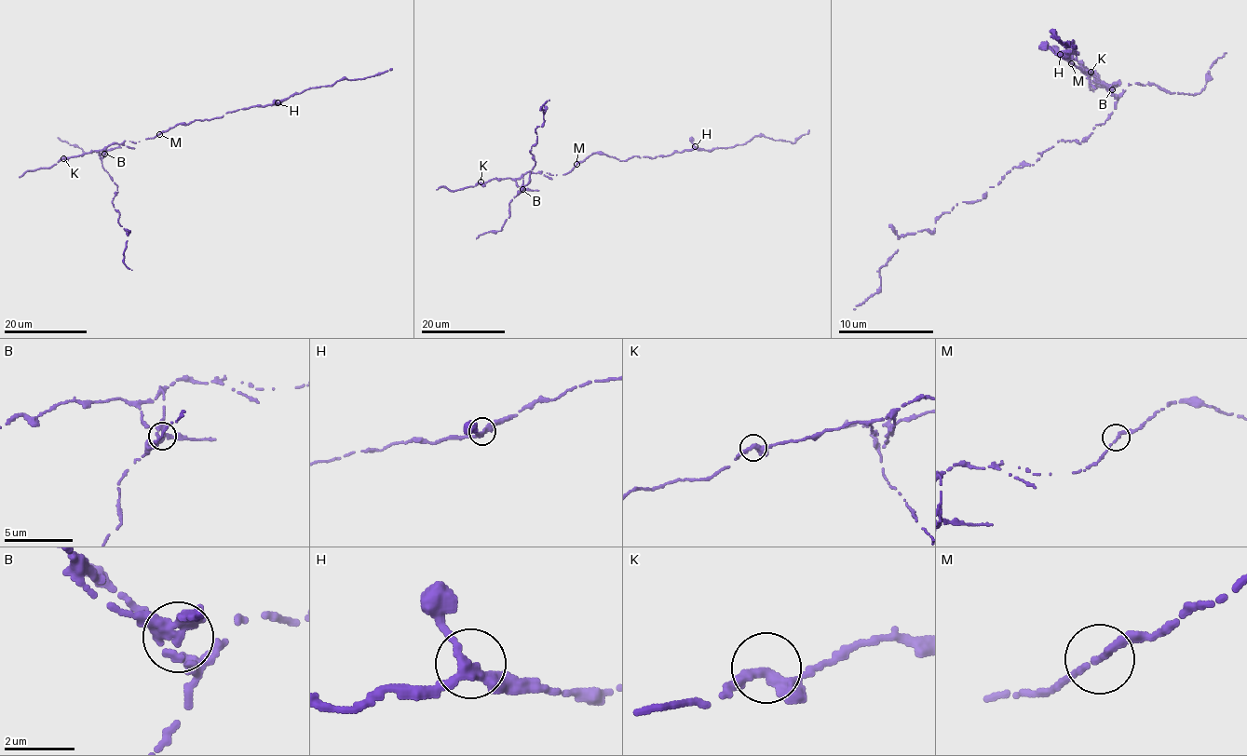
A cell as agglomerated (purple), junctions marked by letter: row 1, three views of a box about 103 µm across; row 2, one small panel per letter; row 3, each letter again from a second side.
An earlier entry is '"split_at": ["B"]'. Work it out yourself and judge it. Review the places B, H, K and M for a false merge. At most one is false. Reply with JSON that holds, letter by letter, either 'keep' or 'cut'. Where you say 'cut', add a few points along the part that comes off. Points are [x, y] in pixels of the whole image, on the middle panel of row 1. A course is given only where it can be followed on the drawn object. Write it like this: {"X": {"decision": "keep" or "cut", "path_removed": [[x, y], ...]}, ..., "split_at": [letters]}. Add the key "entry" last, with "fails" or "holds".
{"B": {"decision": "cut", "path_removed": [[522, 189], [535, 162], [530, 151], [537, 141], [535, 128], [544, 120], [540, 107], [549, 100]]}, "H": {"decision": "keep"}, "K": {"decision": "keep"}, "M": {"decision": "keep"}, "split_at": ["B"], "entry": "holds"}

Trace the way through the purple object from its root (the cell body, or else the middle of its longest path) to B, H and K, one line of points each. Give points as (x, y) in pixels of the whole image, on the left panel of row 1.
B: (159, 134), (136, 142), (112, 142), (99, 151), (101, 155), (104, 154)
H: (159, 134), (195, 119), (210, 119), (241, 108), (277, 102)
K: (159, 134), (136, 142), (112, 142), (101, 150), (63, 158)

